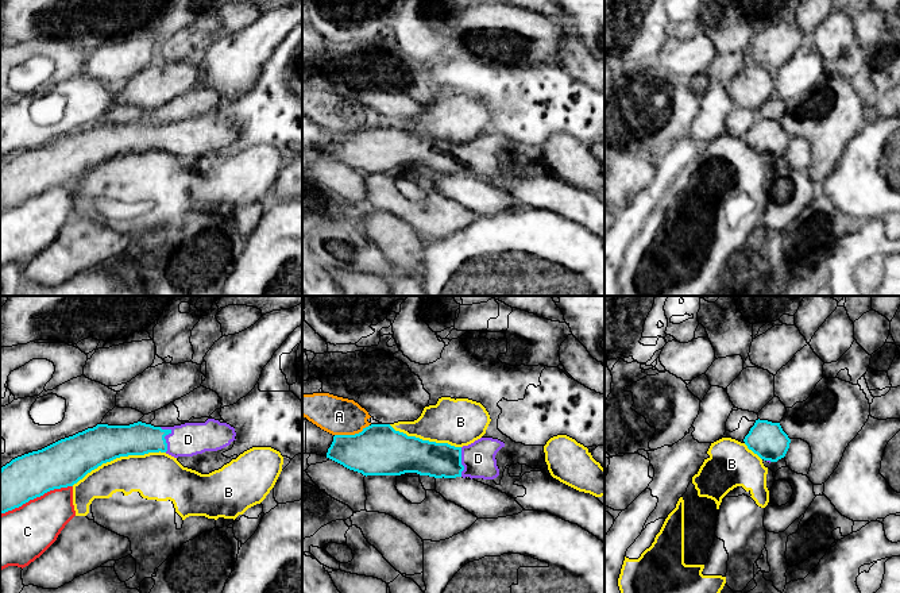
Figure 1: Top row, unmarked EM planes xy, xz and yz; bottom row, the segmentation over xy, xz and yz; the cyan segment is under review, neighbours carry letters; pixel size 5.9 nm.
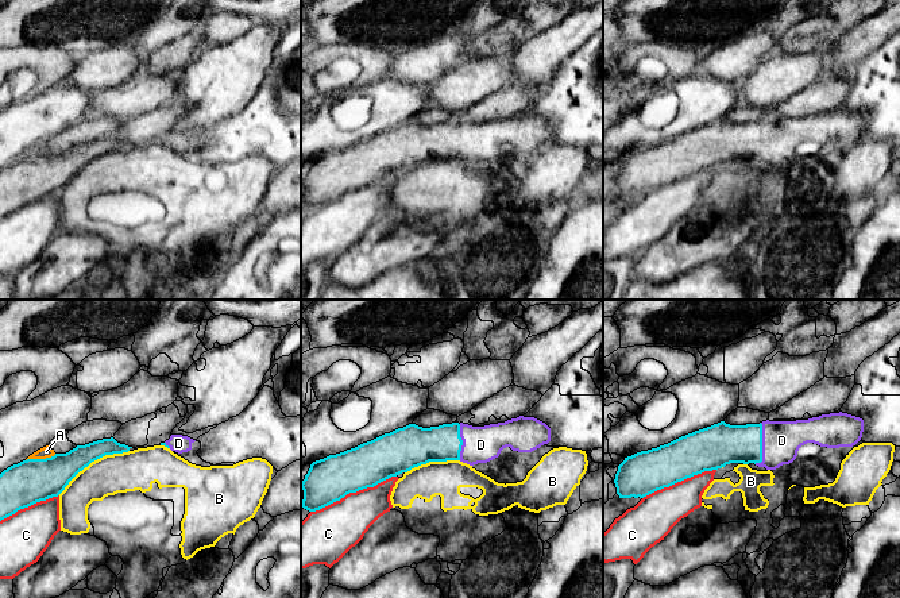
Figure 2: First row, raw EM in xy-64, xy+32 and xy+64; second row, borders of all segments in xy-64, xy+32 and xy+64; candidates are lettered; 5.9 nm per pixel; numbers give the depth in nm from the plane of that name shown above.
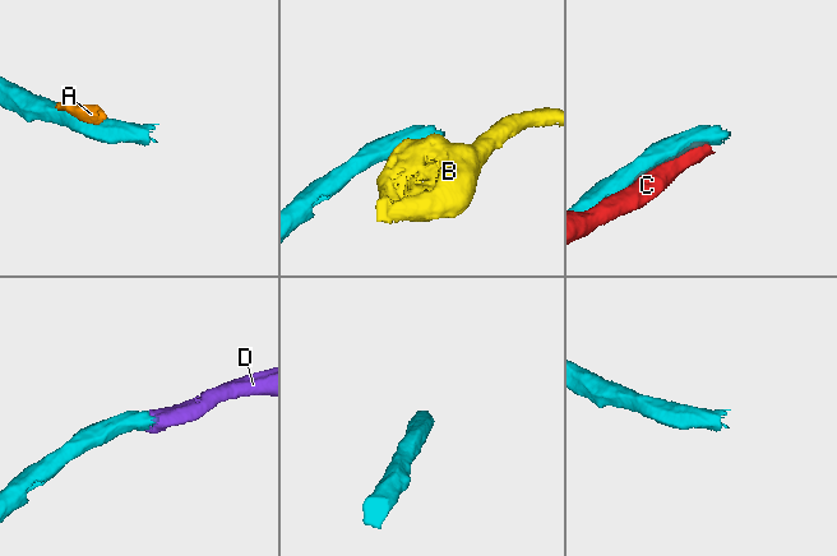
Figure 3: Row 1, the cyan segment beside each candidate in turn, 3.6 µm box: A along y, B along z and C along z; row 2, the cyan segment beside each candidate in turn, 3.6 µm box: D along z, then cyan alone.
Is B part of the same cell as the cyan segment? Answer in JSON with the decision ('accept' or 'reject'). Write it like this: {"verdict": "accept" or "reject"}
{"verdict": "reject"}

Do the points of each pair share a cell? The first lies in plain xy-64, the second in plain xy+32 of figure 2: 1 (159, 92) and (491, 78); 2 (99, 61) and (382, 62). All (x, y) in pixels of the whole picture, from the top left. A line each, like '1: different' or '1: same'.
1: same
2: different

